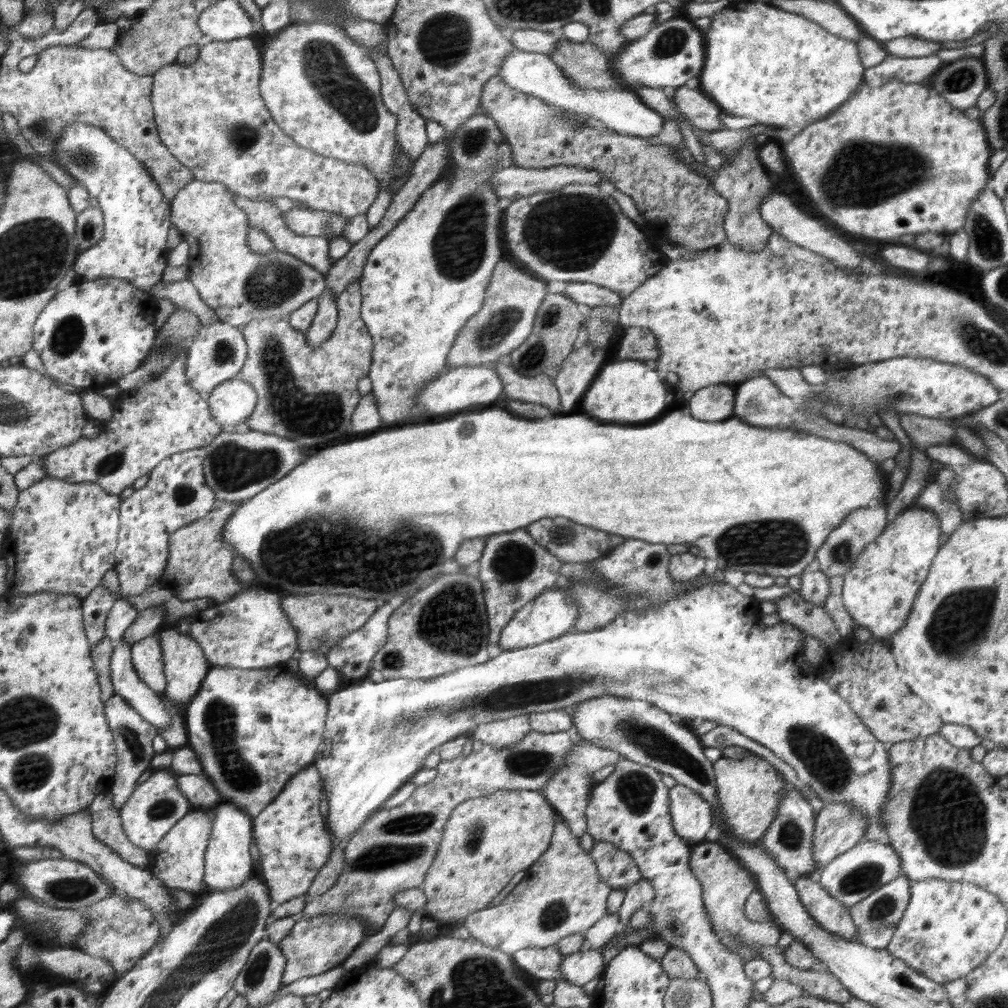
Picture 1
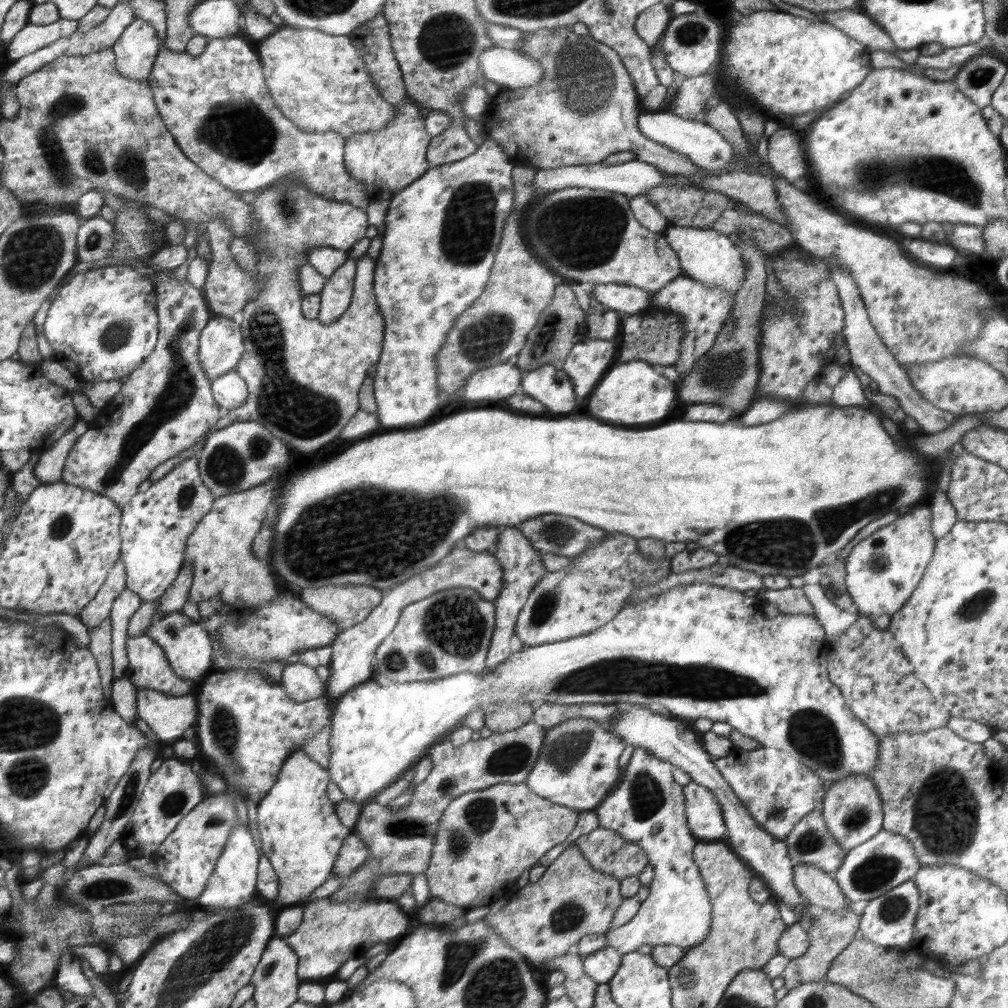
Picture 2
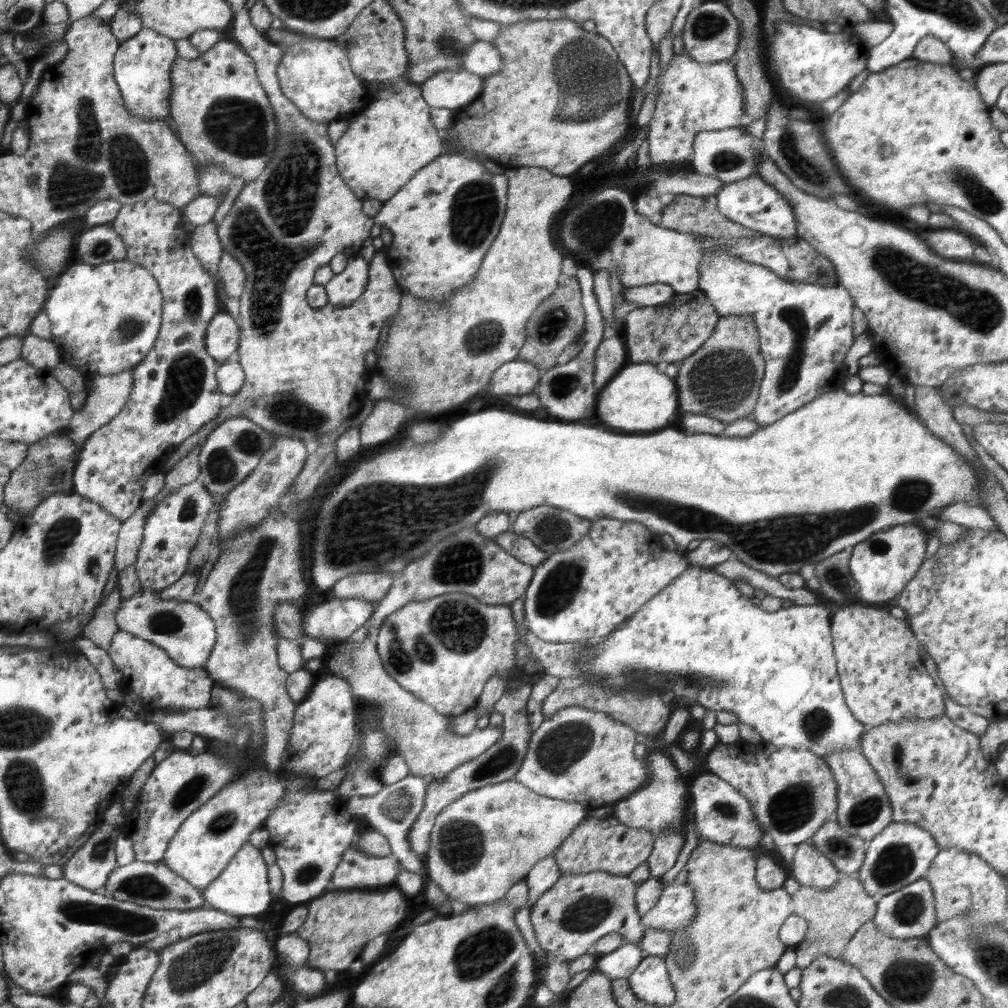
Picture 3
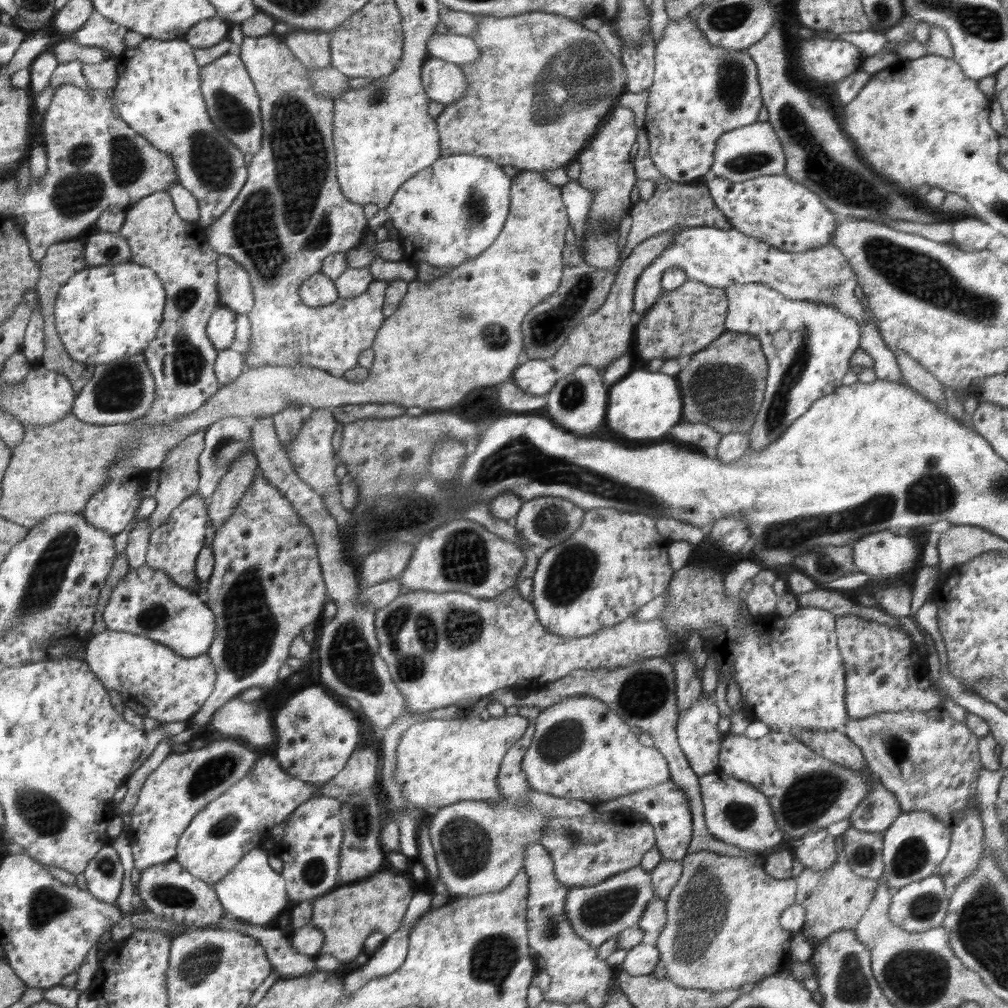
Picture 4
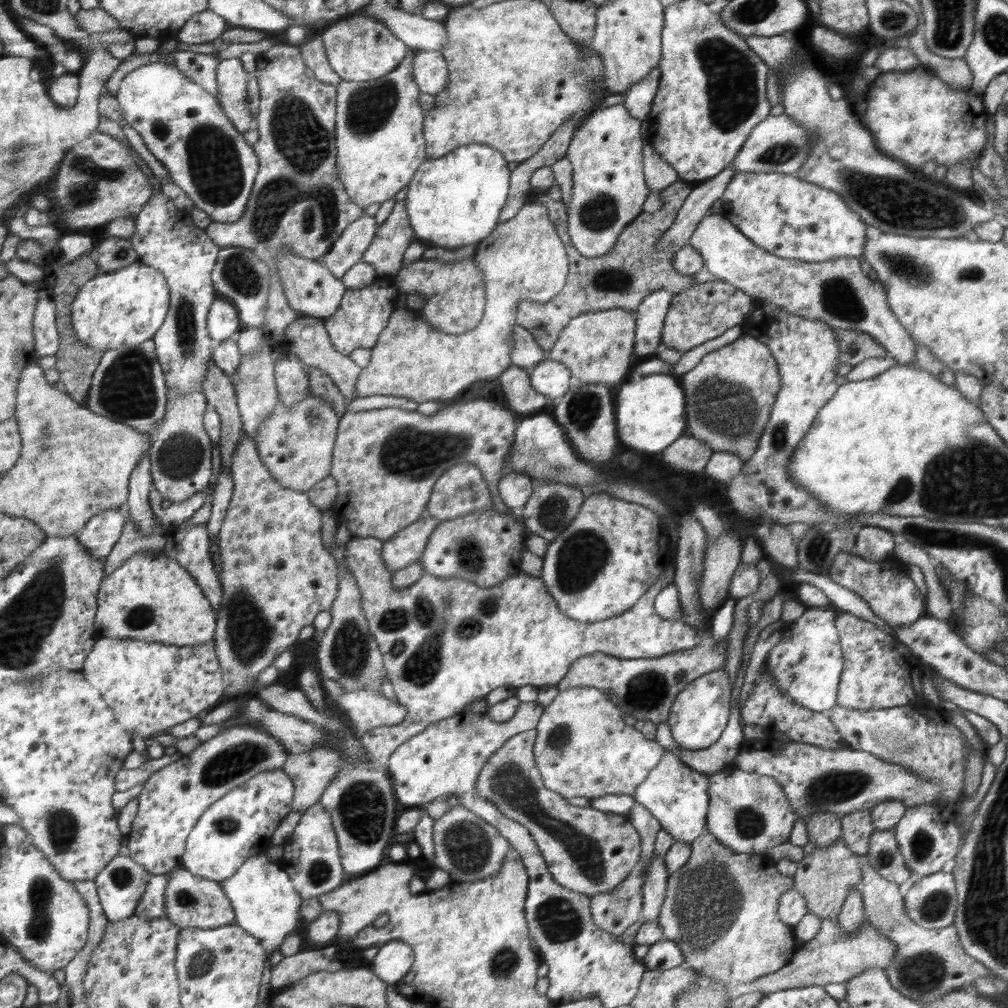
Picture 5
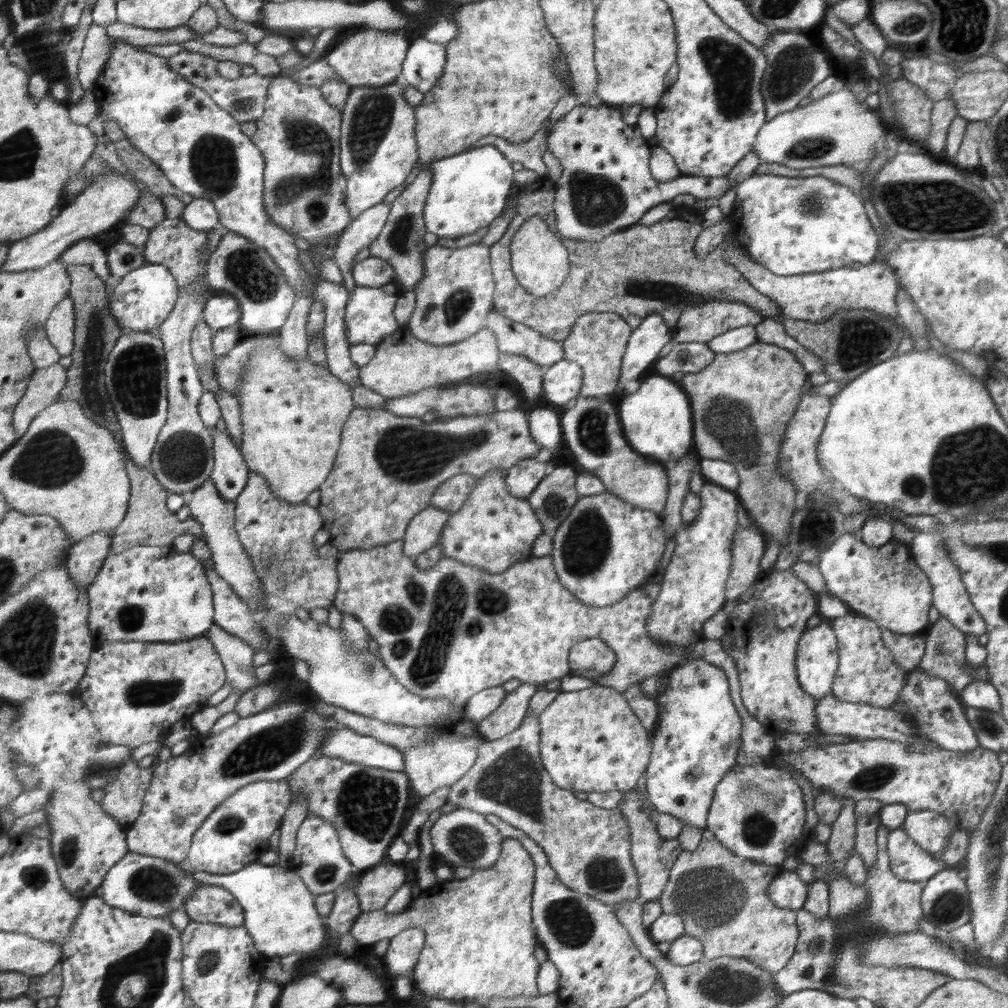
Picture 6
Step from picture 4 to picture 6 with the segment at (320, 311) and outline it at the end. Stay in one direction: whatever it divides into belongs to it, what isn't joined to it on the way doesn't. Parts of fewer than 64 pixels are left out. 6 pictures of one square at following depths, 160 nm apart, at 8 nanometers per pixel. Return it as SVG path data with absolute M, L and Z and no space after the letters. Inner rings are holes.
M285 73L276 75L268 85L263 115L255 121L257 130L252 142L265 158L266 211L275 224L311 244L338 235L351 222L350 211L345 204L347 183L339 164L342 122L341 112L325 99L320 88L286 78ZM386 283L379 287L356 285L349 293L348 302L344 309L344 332L350 348L362 342L378 344L391 335L400 324L393 315L395 302L403 295L405 289L399 284Z

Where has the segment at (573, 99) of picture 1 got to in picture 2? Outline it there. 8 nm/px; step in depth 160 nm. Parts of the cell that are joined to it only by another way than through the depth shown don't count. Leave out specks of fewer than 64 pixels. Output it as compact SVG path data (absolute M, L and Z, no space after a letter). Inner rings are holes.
M501 46L486 49L480 56L480 63L485 81L509 90L534 86L545 74L542 65L534 57ZM665 110L660 111L642 111L641 112L641 132L648 139L664 144L667 148L684 154L691 164L696 168L704 168L706 171L730 171L730 162L734 160L734 148L718 133L716 129L710 125L706 125L702 121L692 122L686 120L683 116L669 113Z

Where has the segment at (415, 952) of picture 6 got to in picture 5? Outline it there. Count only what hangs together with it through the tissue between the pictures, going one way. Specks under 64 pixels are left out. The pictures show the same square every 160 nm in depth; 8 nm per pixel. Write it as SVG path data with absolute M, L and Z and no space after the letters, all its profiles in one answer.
M392 940L379 947L374 960L364 968L381 981L397 983L411 969L414 951L402 940Z

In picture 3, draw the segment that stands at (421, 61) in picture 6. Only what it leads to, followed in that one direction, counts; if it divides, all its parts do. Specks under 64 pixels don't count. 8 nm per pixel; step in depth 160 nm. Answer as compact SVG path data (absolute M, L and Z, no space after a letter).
M462 68L441 71L421 85L426 104L430 108L460 110L474 102L481 94L483 78Z

